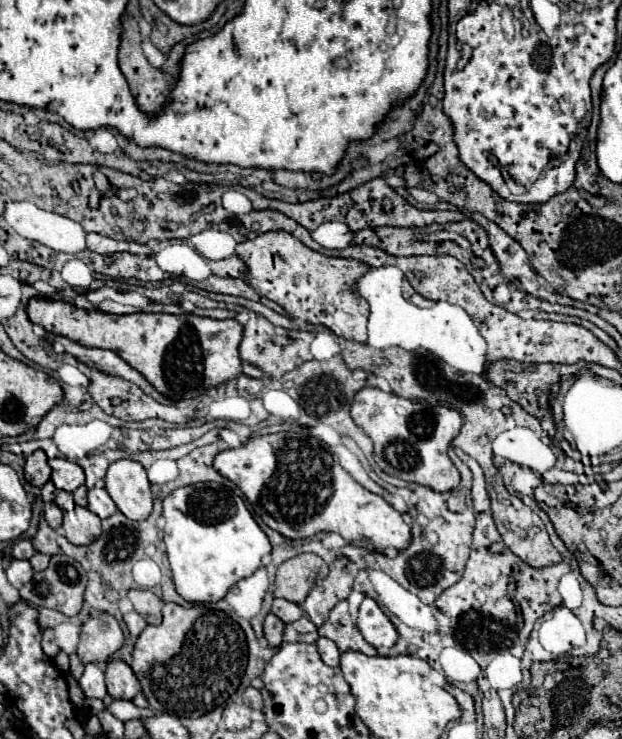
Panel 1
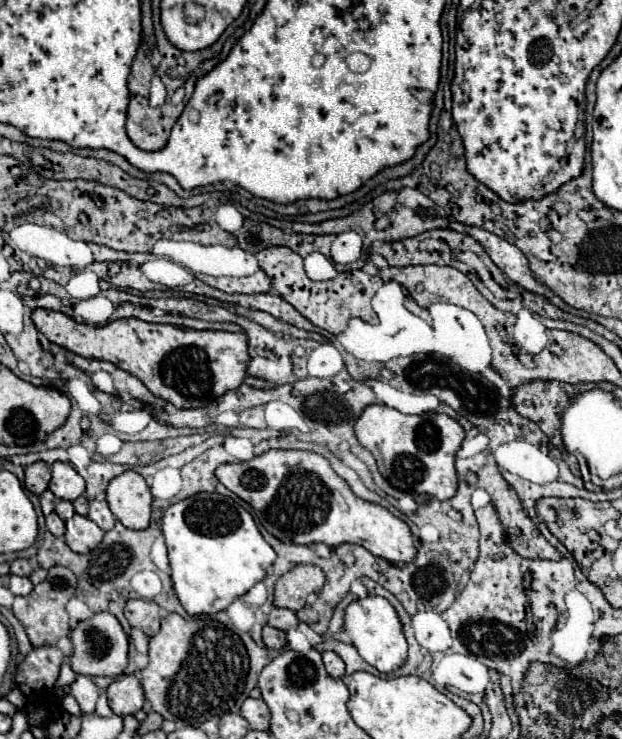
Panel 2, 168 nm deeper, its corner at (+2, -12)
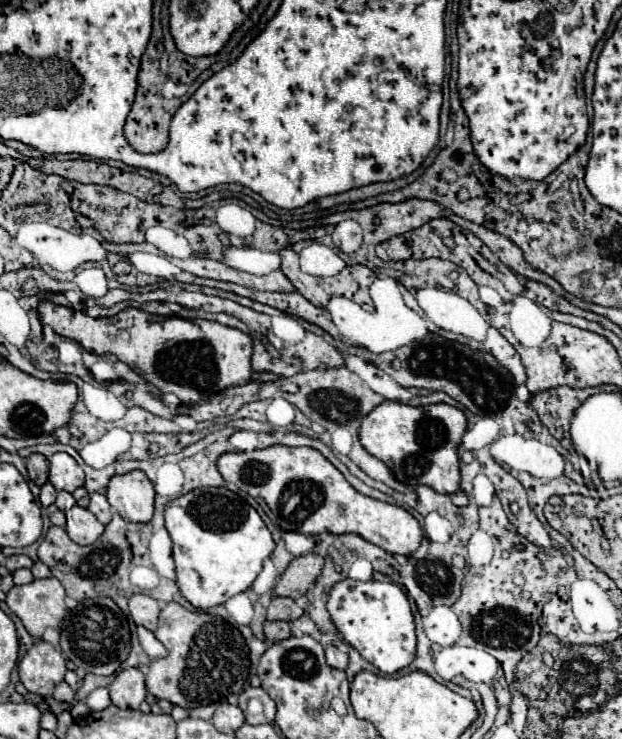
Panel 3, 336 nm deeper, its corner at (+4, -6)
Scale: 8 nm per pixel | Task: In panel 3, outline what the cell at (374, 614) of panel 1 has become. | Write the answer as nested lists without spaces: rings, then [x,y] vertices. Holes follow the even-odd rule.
[[[341,580],[333,586],[327,610],[345,640],[383,674],[395,674],[415,658],[415,622],[405,592],[391,582]]]

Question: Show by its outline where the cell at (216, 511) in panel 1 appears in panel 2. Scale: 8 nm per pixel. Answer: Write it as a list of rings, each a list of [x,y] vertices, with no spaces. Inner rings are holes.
[[[201,492],[169,506],[161,528],[173,566],[173,588],[191,616],[217,614],[233,600],[249,592],[253,584],[265,578],[275,550],[261,536],[253,516],[233,498]]]

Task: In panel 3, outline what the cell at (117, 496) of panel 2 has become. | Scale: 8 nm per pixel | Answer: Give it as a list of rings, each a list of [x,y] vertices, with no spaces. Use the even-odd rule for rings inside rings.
[[[131,470],[109,480],[107,500],[127,522],[149,522],[153,516],[153,498],[153,484],[141,470]]]

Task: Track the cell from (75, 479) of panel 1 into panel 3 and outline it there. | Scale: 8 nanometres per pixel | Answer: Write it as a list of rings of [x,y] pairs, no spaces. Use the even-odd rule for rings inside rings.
[[[57,452],[49,458],[49,482],[55,490],[75,492],[85,482],[81,466],[67,452]]]

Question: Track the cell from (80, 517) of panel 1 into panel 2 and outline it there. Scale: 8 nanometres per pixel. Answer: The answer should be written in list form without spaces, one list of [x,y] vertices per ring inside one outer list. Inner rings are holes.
[[[75,514],[71,520],[67,520],[65,542],[73,552],[87,554],[99,546],[99,542],[103,540],[103,534],[105,532],[91,518]]]

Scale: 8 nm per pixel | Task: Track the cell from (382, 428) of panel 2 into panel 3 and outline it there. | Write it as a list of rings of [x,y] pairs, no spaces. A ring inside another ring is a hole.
[[[385,400],[375,406],[361,422],[359,440],[363,448],[389,466],[393,476],[409,486],[429,486],[439,494],[459,490],[459,456],[457,448],[467,430],[465,414],[449,404],[409,406]]]

